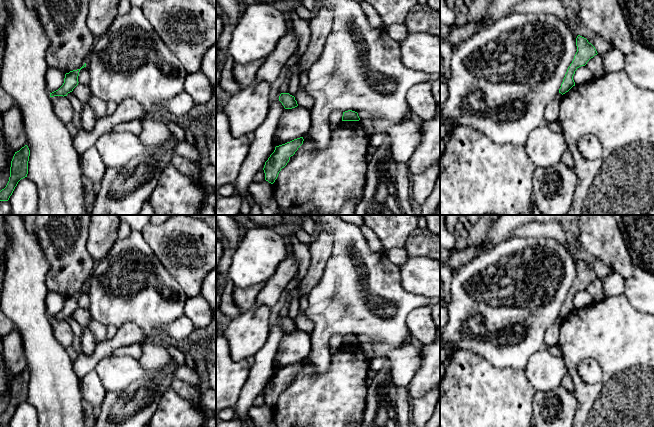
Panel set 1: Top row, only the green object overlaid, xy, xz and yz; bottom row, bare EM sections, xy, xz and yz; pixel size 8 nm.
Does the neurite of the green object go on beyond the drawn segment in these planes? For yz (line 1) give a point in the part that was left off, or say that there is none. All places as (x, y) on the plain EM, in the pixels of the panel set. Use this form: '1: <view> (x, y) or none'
1: none

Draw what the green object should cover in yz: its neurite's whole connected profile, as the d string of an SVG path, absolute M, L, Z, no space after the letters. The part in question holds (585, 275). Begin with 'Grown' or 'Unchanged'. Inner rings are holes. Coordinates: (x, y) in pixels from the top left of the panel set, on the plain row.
Unchanged. M578 259L576 262L576 270L577 276L572 287L567 293L567 296L559 313L559 317L562 319L568 316L573 310L575 310L575 306L573 304L575 295L579 291L585 290L591 282L598 278L595 271L589 267L586 262L580 259Z

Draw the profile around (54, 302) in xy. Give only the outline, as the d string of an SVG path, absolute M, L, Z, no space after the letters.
M49 292L46 297L46 310L49 317L58 314L64 307L65 297L56 292Z

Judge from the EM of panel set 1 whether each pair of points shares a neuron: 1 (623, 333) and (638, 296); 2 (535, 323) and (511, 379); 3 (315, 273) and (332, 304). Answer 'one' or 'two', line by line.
1: two
2: two
3: two

